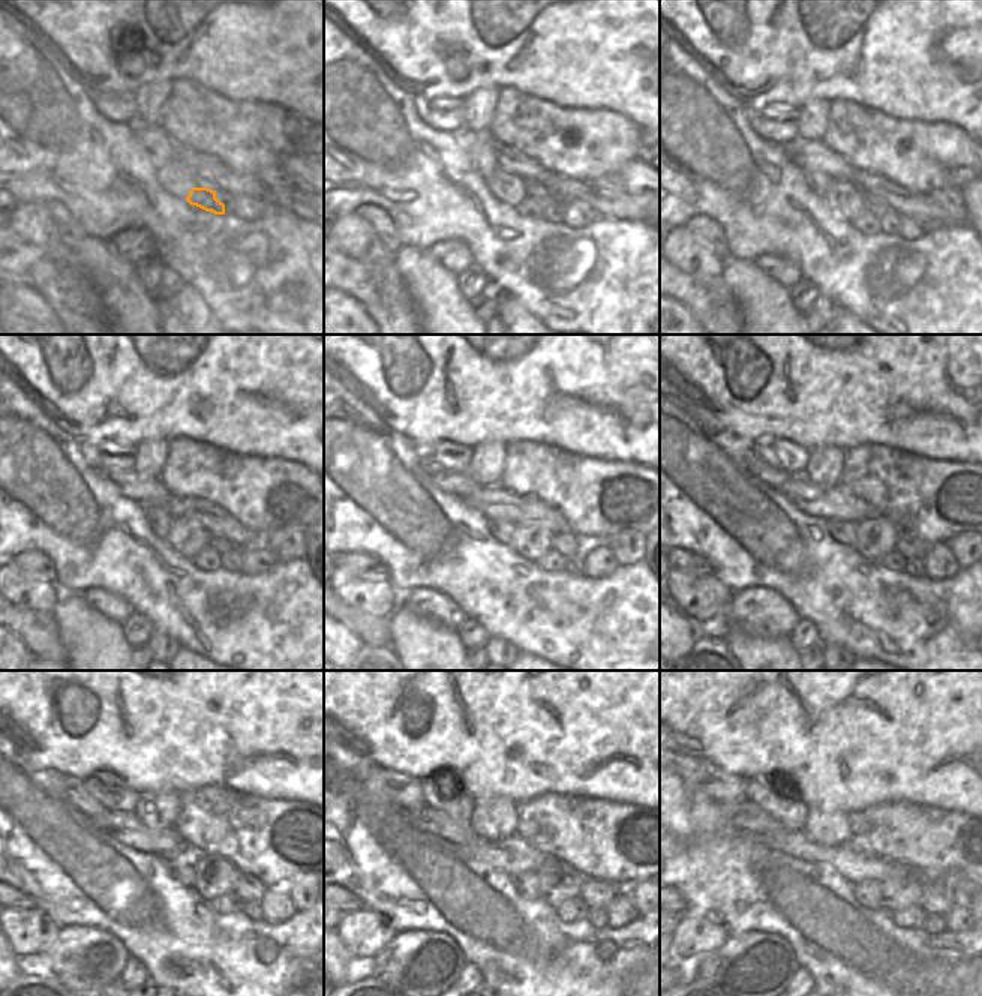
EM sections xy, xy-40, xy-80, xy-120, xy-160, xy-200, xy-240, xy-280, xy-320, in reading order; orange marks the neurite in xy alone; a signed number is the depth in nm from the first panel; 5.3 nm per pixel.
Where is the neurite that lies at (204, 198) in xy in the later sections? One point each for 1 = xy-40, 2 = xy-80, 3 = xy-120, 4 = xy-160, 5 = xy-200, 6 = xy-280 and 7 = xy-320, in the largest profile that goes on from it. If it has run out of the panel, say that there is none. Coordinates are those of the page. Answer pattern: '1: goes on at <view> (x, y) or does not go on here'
1: goes on at xy-40 (550, 209)
2: goes on at xy-80 (879, 218)
3: goes on at xy-120 (209, 560)
4: goes on at xy-160 (550, 561)
5: goes on at xy-200 (892, 561)
6: goes on at xy-280 (573, 909)
7: goes on at xy-320 (913, 917)

